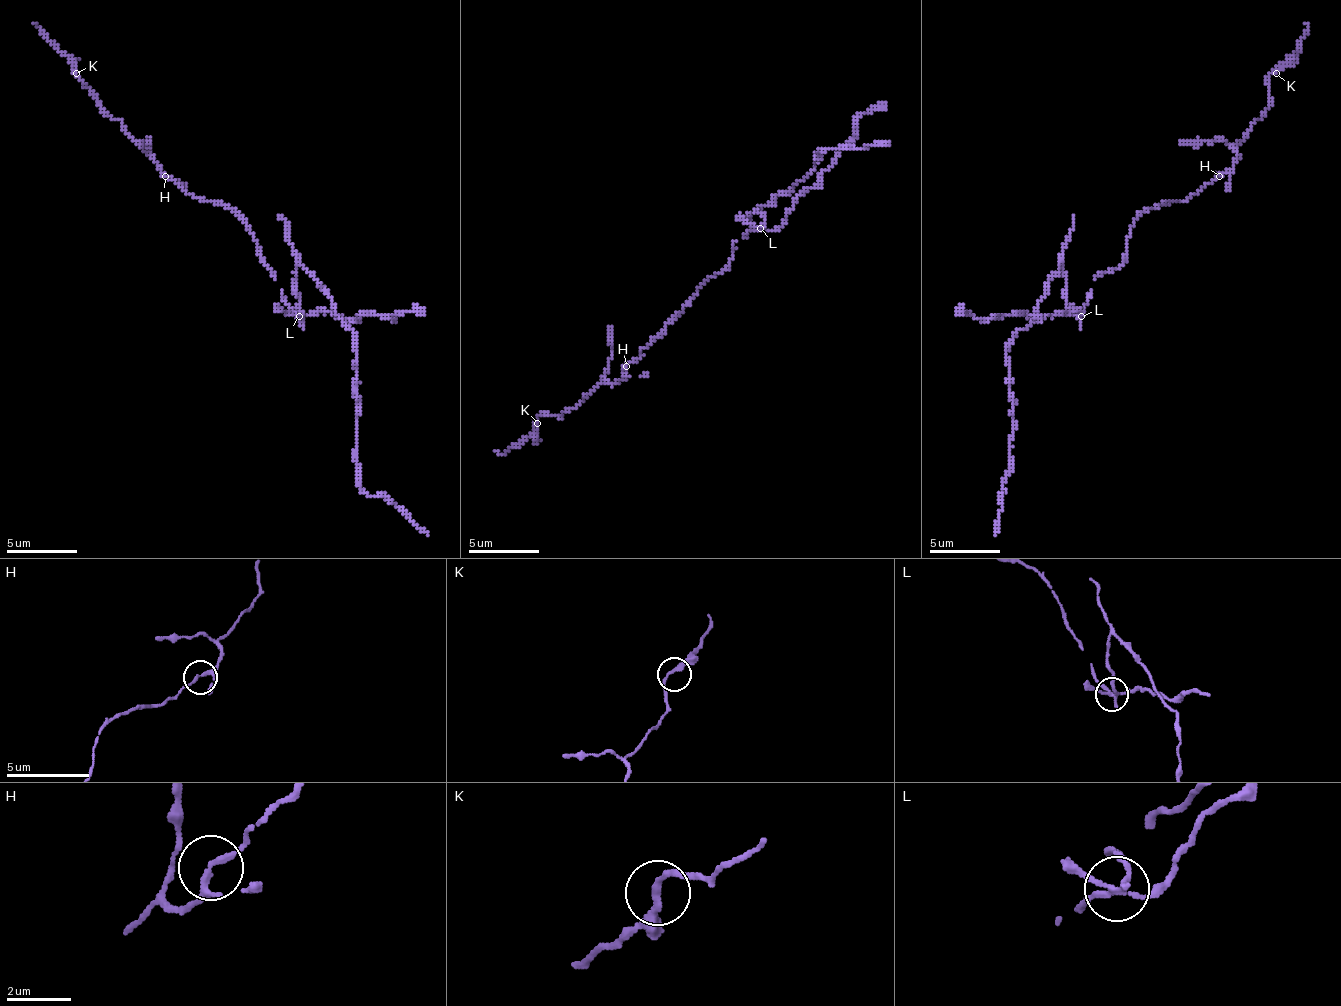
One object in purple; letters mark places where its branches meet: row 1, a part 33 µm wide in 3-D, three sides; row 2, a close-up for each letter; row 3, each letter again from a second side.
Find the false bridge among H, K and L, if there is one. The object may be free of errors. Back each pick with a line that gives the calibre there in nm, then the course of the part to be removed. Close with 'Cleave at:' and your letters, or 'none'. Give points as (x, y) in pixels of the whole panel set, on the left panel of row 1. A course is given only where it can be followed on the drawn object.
L: 190 nm thick; foreign part runs (300, 315), (303, 315), (296, 272), (300, 265), (353, 333), (357, 482), (371, 496), (389, 496), (428, 535)
Cleave at: L

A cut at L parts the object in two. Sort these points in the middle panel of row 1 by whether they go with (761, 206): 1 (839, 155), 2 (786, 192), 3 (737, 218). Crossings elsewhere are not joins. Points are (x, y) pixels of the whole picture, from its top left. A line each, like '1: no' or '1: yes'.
1: no
2: yes
3: yes

